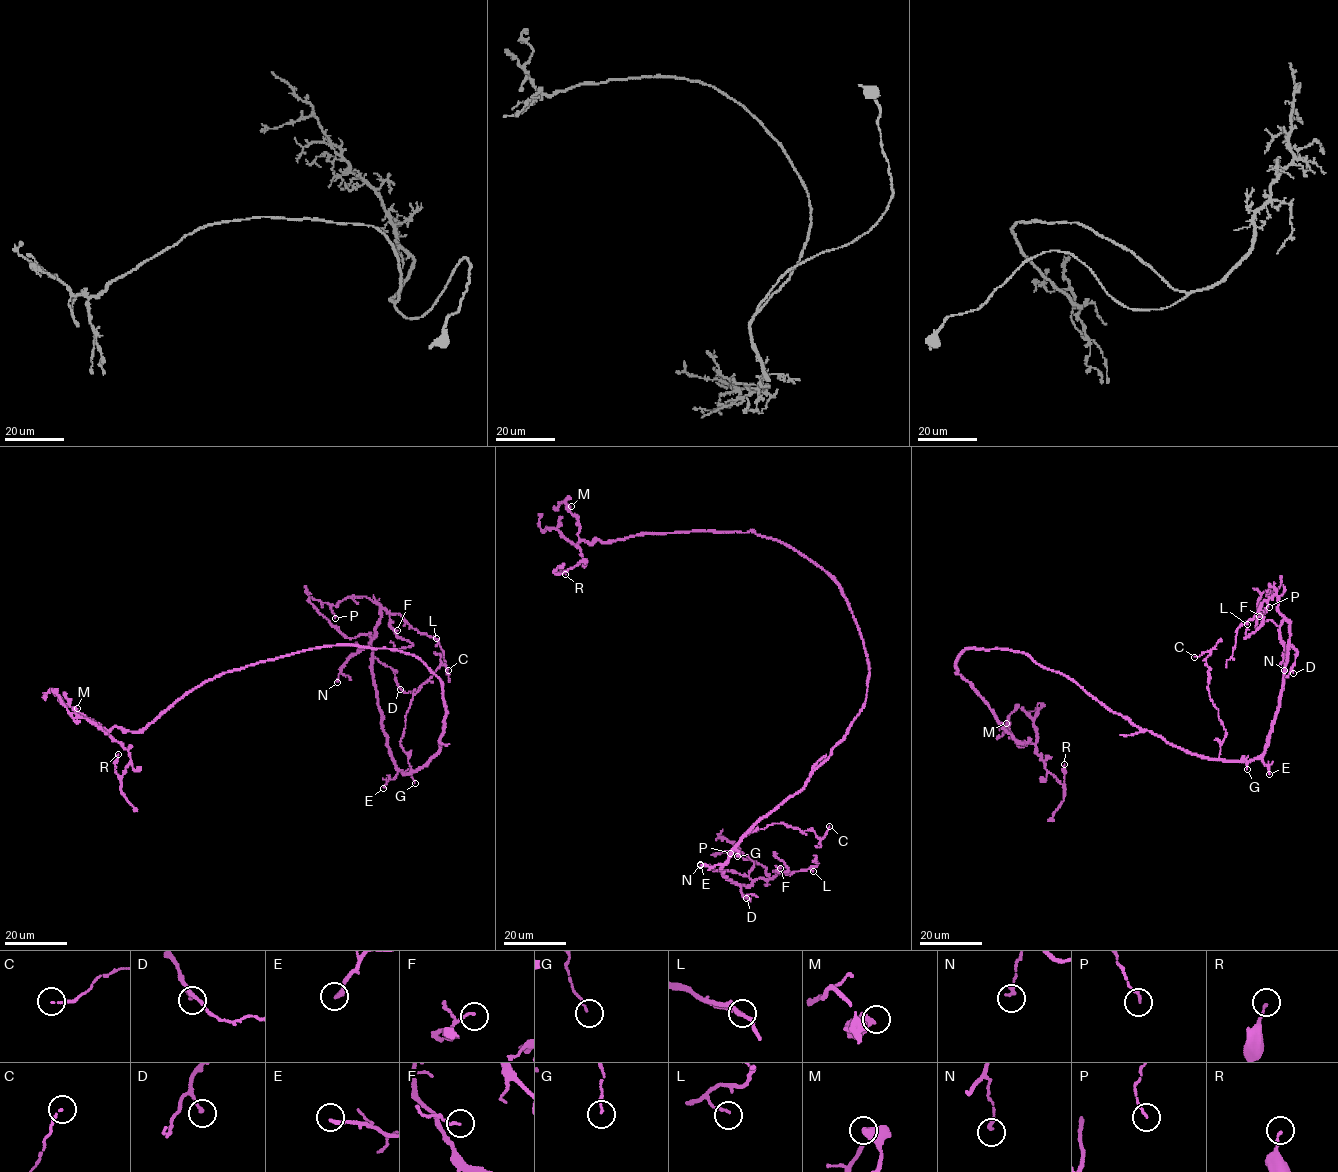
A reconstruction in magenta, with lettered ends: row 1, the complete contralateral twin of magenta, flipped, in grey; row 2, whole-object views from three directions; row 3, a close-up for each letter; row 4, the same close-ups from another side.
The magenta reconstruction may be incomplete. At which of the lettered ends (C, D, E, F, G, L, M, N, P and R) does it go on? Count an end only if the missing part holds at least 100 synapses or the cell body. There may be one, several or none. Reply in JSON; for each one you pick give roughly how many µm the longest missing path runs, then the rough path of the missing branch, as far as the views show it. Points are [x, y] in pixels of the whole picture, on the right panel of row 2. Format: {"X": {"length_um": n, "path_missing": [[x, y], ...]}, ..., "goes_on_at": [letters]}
{"goes_on_at": []}

